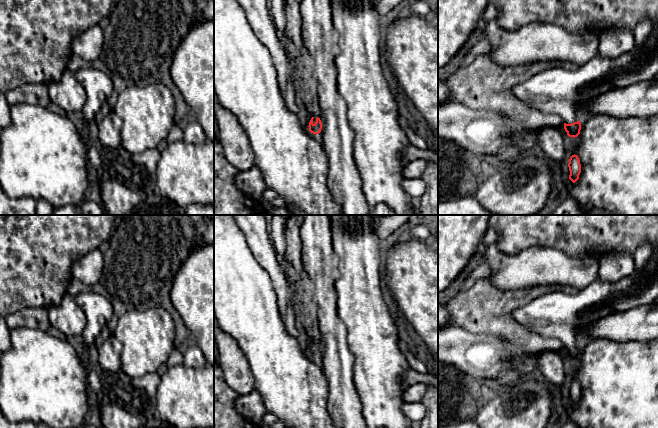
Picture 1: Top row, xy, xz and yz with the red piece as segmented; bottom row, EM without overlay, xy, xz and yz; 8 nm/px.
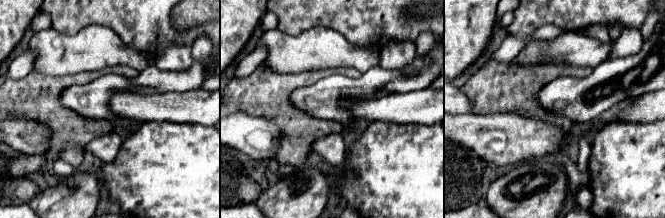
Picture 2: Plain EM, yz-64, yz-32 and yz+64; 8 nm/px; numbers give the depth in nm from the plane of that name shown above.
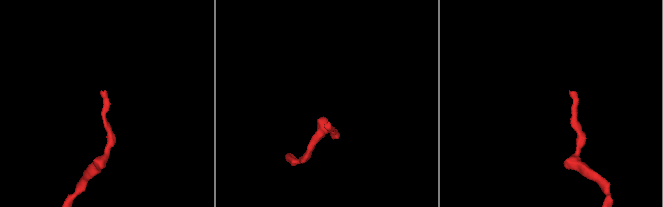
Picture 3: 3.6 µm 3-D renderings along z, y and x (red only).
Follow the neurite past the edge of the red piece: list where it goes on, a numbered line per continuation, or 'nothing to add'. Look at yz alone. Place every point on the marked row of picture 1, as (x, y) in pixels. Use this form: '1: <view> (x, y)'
1: yz (556, 90)

